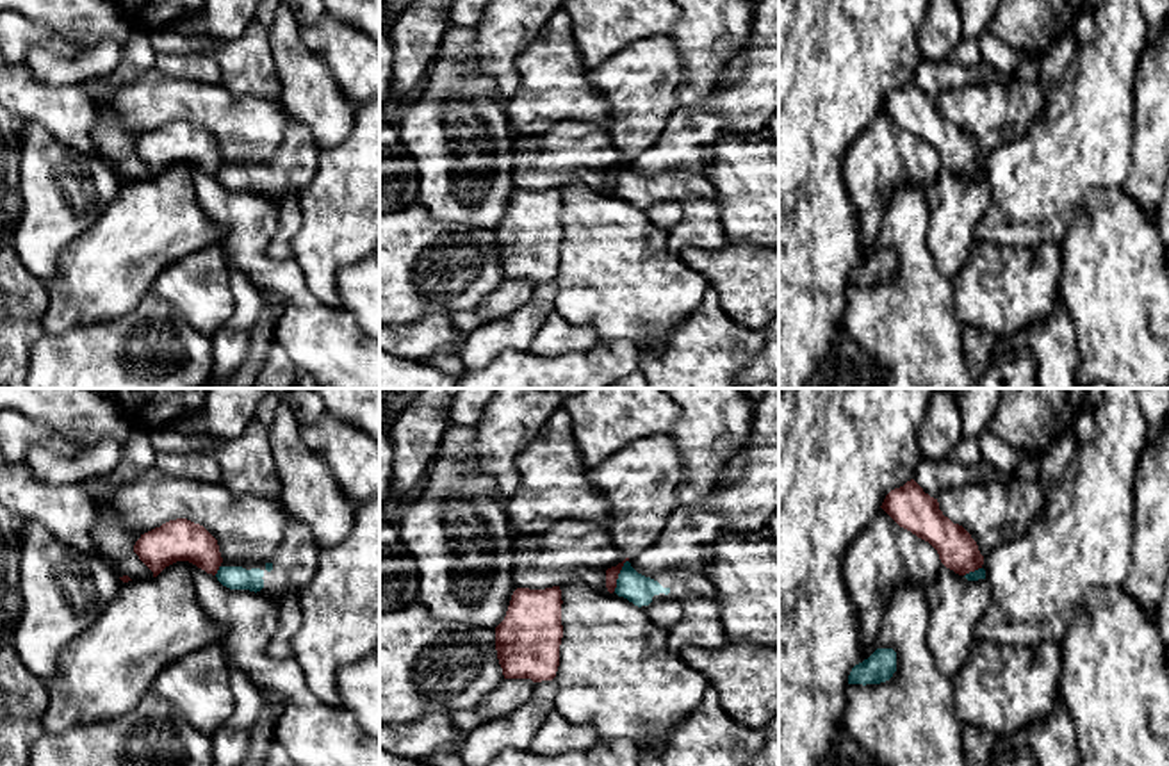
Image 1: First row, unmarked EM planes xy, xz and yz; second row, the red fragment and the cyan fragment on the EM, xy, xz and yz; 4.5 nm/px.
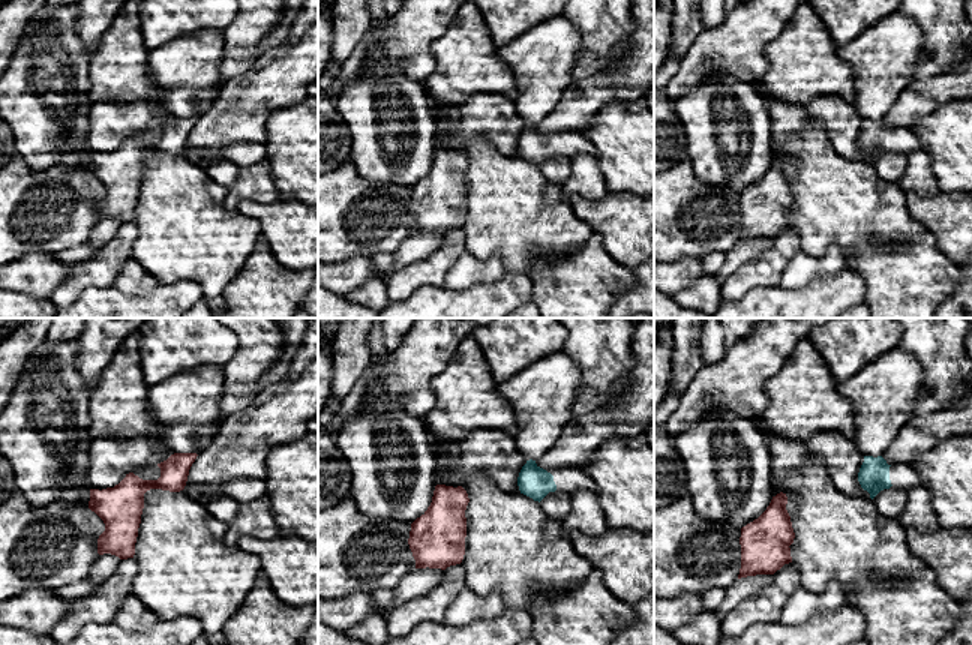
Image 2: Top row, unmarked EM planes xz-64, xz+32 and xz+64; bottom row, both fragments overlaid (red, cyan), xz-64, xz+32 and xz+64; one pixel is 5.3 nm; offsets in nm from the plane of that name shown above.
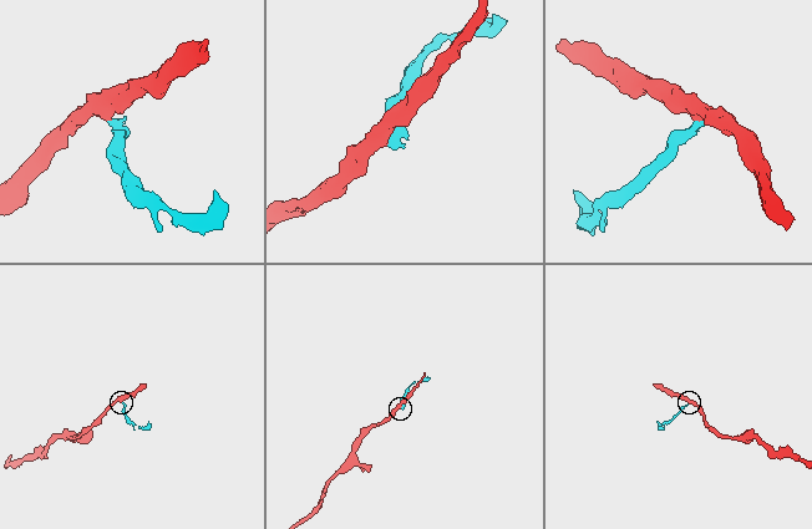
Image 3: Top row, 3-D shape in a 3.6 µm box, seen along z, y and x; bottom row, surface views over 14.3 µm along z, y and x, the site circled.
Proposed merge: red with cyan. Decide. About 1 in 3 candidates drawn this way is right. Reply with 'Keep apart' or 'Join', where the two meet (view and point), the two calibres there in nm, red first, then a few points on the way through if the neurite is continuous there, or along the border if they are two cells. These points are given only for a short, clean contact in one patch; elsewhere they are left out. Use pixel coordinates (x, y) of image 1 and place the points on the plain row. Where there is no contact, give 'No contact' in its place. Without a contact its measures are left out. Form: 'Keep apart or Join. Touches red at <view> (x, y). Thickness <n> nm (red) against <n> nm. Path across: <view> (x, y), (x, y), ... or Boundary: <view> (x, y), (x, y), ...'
Keep apart. Touches red at xz (617, 177). Thickness 60 nm (red) against 140 nm. Boundary: xz (628, 161), (613, 191)

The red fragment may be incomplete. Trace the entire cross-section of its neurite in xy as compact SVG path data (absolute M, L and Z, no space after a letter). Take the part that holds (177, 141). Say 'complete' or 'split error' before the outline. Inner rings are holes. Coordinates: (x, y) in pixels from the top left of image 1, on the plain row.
complete; M187 119L169 121L141 135L134 153L153 178L176 162L189 162L212 176L223 164L217 141L203 126Z

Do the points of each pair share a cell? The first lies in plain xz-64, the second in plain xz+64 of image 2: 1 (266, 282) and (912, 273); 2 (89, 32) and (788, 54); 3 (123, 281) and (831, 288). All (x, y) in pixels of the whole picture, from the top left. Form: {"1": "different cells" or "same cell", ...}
{"1": "same cell", "2": "different cells", "3": "different cells"}

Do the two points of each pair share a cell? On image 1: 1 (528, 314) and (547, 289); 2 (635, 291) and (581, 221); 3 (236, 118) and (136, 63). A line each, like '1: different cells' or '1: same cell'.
1: same cell
2: same cell
3: different cells

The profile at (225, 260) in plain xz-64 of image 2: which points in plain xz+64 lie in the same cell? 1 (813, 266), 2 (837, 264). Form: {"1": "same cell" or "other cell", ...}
{"1": "other cell", "2": "other cell"}

